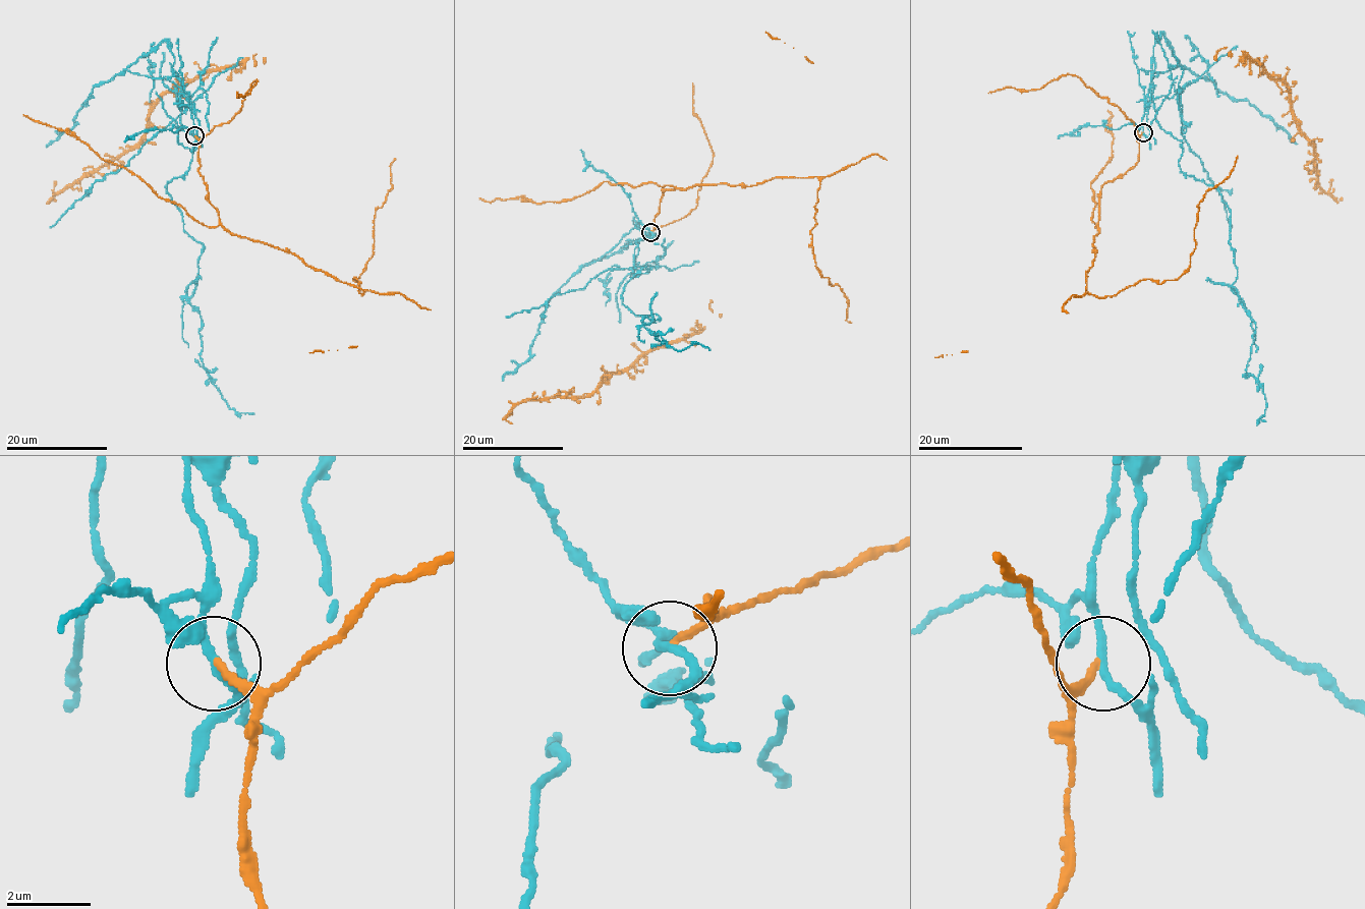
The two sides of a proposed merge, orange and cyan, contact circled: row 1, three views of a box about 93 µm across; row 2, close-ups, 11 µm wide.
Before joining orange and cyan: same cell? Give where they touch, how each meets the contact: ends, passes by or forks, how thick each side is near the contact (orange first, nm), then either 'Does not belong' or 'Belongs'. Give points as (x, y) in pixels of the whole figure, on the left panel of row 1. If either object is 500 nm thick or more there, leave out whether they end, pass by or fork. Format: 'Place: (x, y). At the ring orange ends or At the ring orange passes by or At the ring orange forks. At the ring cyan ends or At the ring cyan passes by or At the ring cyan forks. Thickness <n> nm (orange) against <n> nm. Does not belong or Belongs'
Place: (194, 135). At the ring orange ends. At the ring cyan passes by. Thickness 170 nm (orange) against 200 nm. Does not belong

